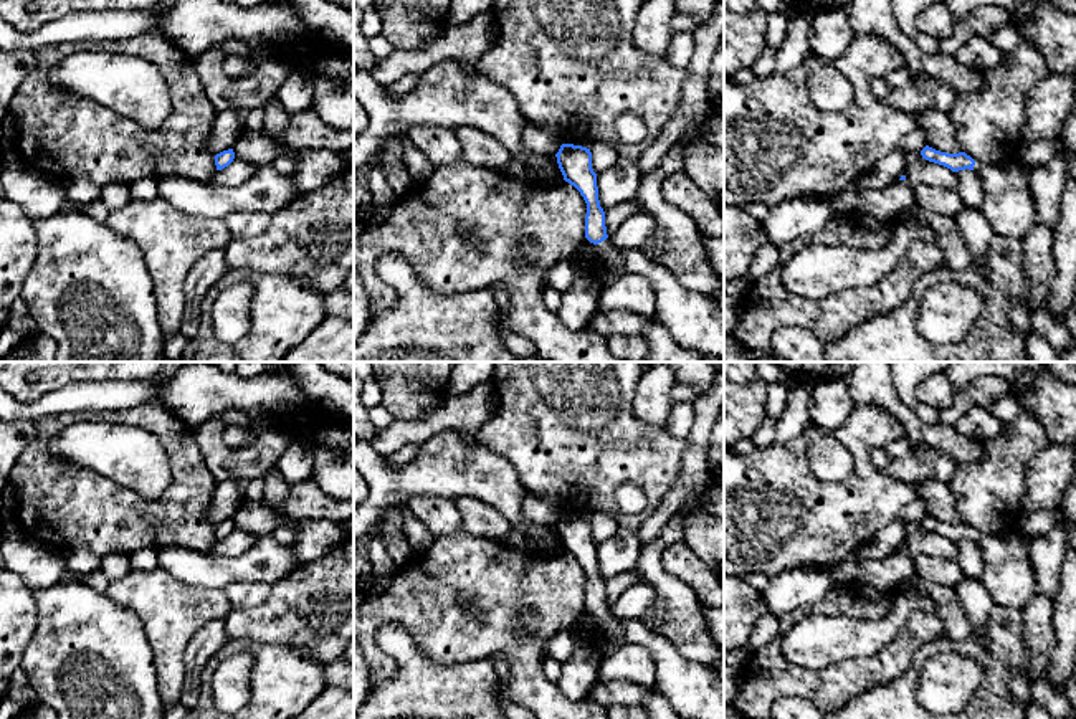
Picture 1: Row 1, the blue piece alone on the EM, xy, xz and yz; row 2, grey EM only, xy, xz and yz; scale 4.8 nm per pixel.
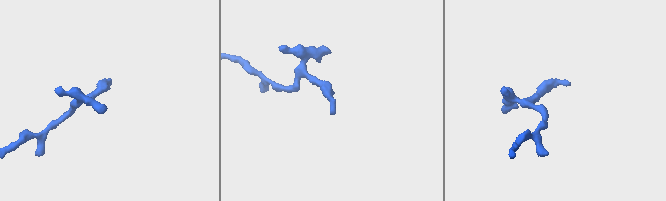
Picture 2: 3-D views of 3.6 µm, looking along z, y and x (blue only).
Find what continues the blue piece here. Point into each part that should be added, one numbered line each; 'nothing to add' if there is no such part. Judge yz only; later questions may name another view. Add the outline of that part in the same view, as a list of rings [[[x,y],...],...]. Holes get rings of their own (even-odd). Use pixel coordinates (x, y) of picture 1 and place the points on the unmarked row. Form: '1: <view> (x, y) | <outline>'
1: yz (1009, 576) | [[[1015,531],[975,532],[974,540],[985,560],[980,579],[993,603],[1021,612],[1036,595],[1036,572],[1028,545],[1018,539]]]

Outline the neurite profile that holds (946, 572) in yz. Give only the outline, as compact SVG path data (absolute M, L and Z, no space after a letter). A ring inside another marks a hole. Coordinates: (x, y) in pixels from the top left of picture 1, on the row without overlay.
M914 555L914 574L919 580L940 587L955 588L964 579L962 567L957 559Z

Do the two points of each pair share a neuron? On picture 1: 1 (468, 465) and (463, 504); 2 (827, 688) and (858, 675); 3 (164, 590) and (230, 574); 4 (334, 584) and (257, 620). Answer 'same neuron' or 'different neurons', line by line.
1: different neurons
2: same neuron
3: different neurons
4: same neuron

